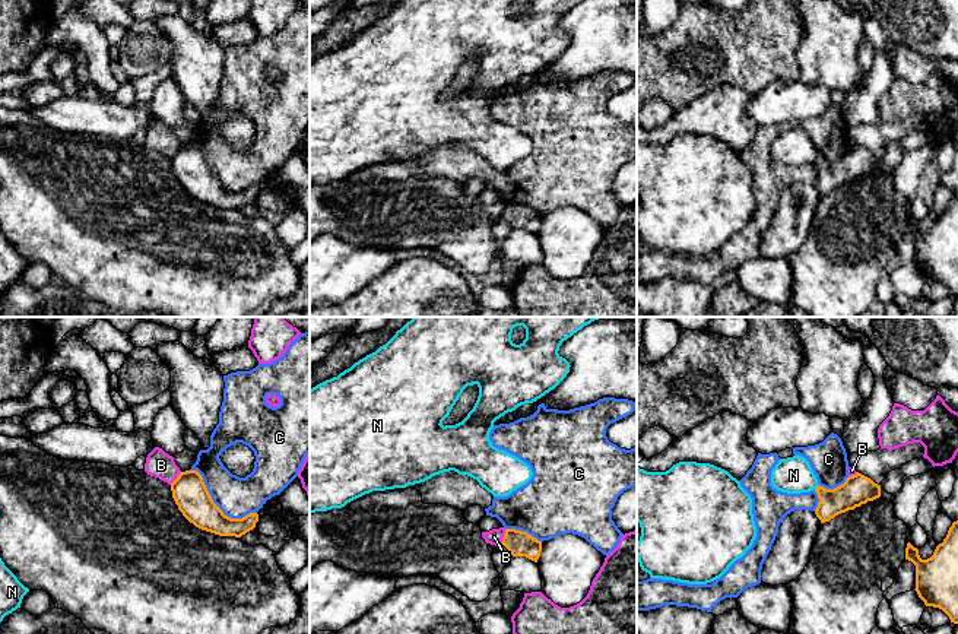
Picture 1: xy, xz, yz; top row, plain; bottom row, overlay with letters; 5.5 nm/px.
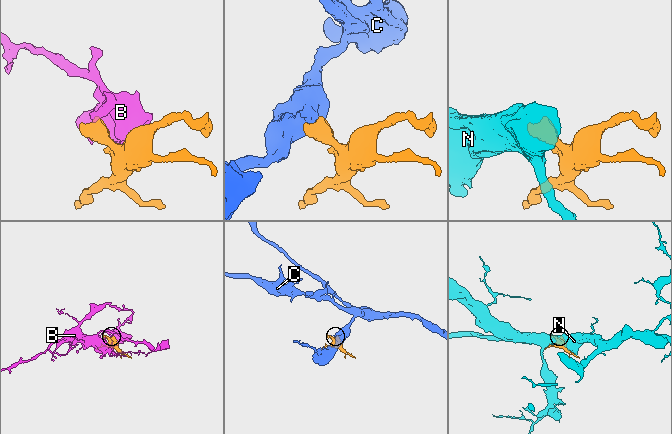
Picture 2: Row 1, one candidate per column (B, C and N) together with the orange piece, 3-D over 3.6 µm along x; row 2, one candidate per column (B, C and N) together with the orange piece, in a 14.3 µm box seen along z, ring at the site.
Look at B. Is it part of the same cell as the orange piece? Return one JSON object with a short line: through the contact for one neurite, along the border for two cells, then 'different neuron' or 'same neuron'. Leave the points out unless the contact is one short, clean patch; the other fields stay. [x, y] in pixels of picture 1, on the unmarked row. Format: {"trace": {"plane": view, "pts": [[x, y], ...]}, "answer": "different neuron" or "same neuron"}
{"trace": {"plane": "xz", "pts": [[506, 202], [500, 215]]}, "answer": "different neuron"}

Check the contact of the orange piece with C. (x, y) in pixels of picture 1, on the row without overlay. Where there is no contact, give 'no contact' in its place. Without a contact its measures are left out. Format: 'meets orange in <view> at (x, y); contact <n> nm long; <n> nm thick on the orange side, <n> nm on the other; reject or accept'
meets orange in xy at (216, 178); contact 440 nm long; 190 nm thick on the orange side, 220 nm on the other; reject

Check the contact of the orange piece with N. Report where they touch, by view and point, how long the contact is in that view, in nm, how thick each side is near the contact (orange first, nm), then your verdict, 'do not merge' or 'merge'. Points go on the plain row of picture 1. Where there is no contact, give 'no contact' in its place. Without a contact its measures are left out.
yz (817, 161) | 40 nm | 170/200 nm | merge

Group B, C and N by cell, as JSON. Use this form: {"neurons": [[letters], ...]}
{"neurons": [["B"], ["C"], ["N"]]}

